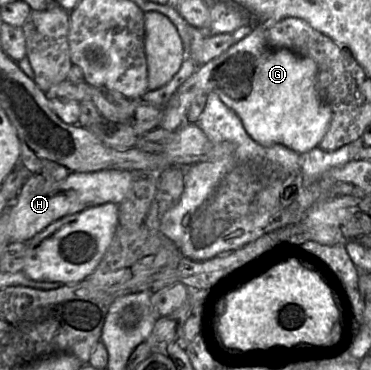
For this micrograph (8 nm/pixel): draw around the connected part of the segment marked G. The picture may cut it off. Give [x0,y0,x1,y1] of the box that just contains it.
[159,27,332,154]

